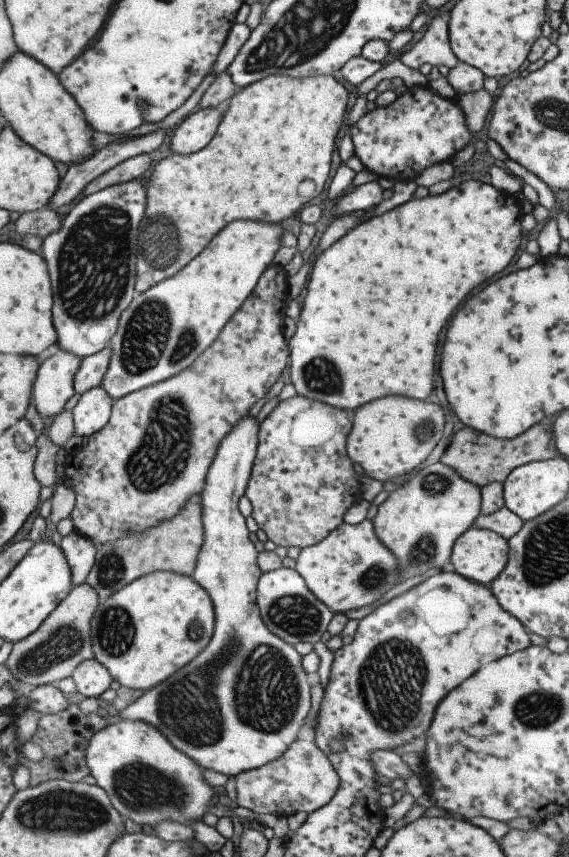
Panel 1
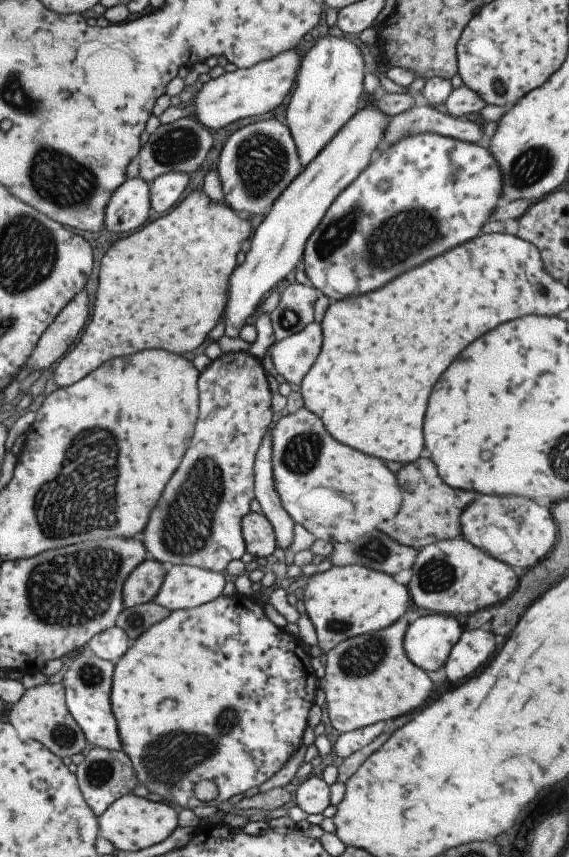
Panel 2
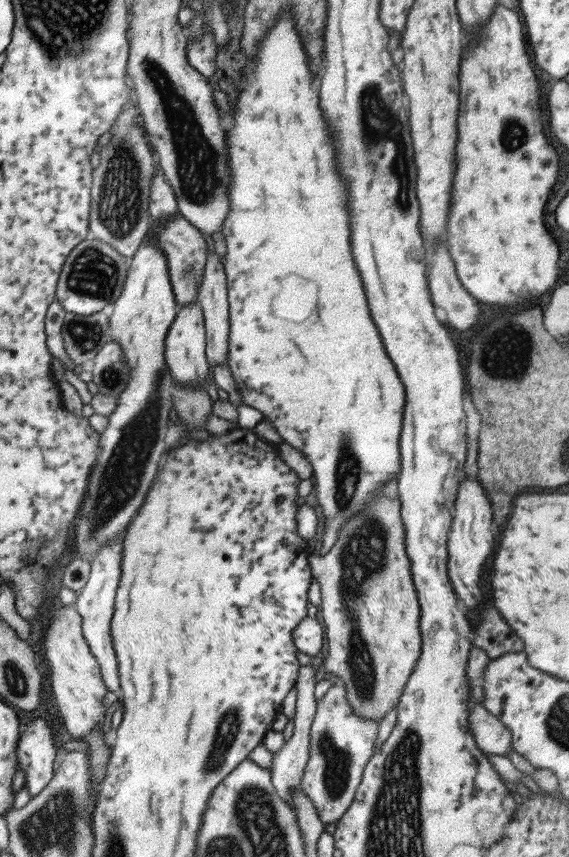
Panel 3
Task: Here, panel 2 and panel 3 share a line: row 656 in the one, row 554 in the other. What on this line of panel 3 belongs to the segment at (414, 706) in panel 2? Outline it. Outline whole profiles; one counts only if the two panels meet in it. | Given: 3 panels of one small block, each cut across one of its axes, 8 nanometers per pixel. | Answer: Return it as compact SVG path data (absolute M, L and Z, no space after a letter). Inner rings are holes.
M385 486L377 489L374 492L366 504L367 507L363 507L359 512L345 520L345 524L339 528L337 532L337 540L333 544L333 548L330 548L329 552L326 552L321 556L306 556L308 565L310 566L310 573L312 578L318 582L320 588L320 611L321 620L325 624L325 638L327 638L327 656L323 658L322 664L325 672L331 672L331 674L336 675L339 679L343 681L346 699L348 700L349 706L353 709L353 712L357 716L365 717L367 720L373 720L375 724L379 724L387 712L391 712L391 709L398 704L398 698L401 694L403 685L408 679L409 673L413 670L414 664L416 663L417 657L420 653L420 632L418 629L419 620L419 603L417 600L417 595L415 592L415 587L413 586L410 562L407 553L405 552L405 531L403 523L401 523L400 515L400 502L398 496L385 496Z

